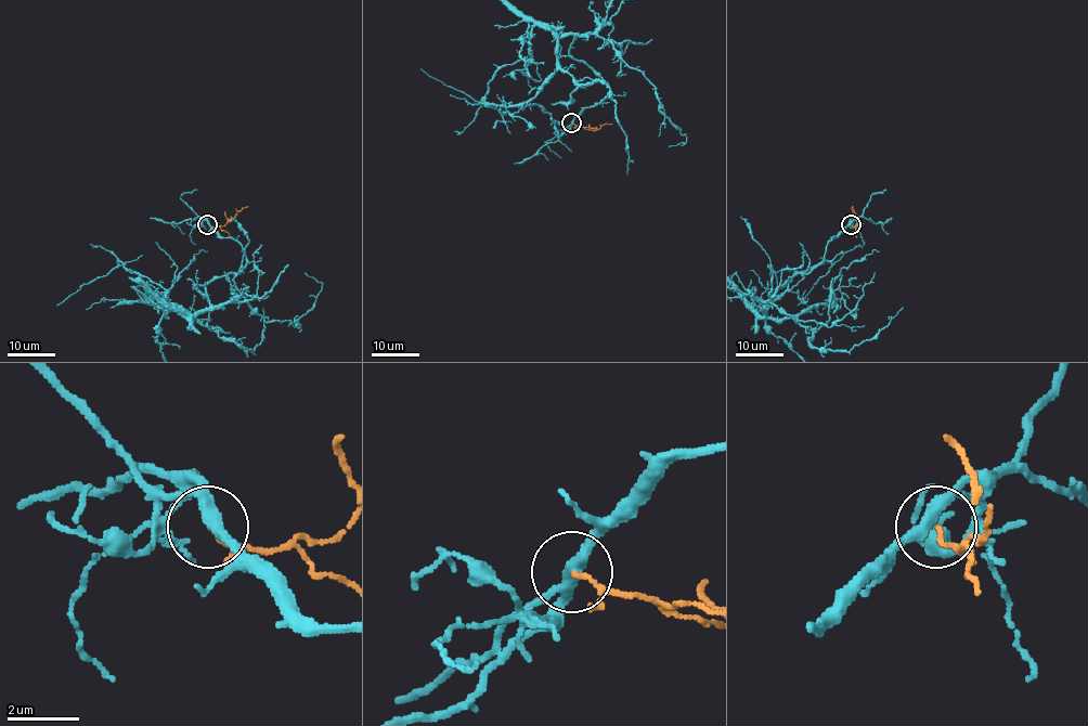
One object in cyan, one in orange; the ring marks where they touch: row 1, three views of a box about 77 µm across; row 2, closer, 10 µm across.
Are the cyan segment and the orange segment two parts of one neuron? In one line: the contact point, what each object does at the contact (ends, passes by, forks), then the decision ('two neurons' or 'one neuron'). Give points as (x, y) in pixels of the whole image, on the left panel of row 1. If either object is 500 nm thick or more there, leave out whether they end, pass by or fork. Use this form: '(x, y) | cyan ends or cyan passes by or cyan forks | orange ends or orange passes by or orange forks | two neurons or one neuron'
(207, 224) | cyan passes by | orange ends | two neurons

